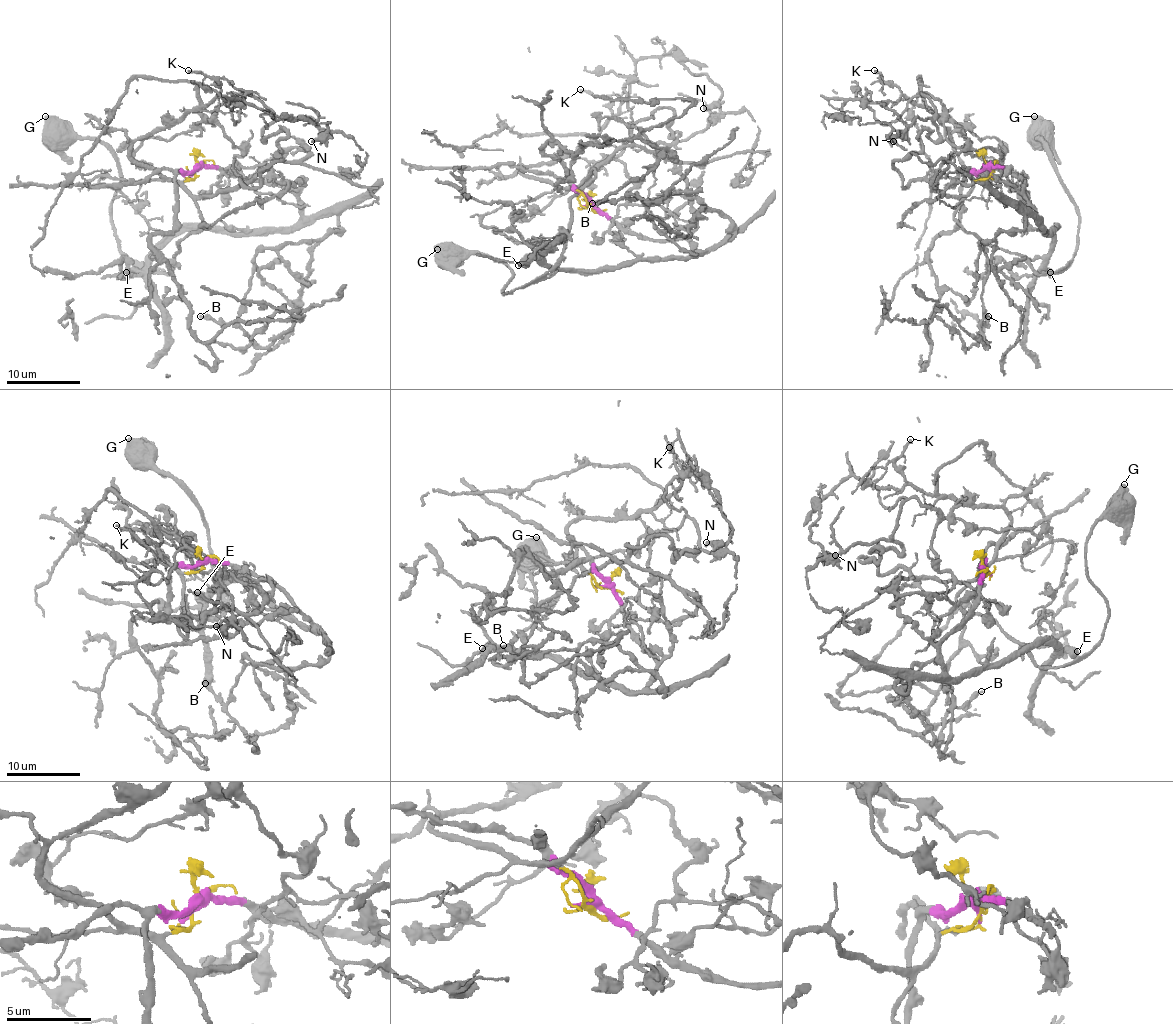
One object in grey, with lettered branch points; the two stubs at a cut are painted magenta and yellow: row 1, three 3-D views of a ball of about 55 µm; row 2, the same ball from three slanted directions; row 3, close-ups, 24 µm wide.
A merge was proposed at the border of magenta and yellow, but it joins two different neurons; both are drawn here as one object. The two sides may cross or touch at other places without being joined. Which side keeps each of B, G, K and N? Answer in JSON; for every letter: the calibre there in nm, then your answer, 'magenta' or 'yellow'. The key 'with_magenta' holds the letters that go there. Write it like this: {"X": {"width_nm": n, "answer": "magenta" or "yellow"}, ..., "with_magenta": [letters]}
{"B": {"width_nm": 170, "answer": "magenta"}, "G": {"width_nm": 600, "answer": "yellow"}, "K": {"width_nm": 140, "answer": "yellow"}, "N": {"width_nm": 280, "answer": "yellow"}, "with_magenta": ["B"]}

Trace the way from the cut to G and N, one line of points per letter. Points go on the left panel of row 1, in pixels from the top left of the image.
G: (196, 169), (183, 183), (203, 225), (168, 275), (152, 273), (120, 249), (111, 222), (119, 159), (45, 115)
N: (196, 169), (192, 194), (258, 187), (285, 132), (265, 141), (265, 128), (309, 117), (327, 130), (311, 141)

